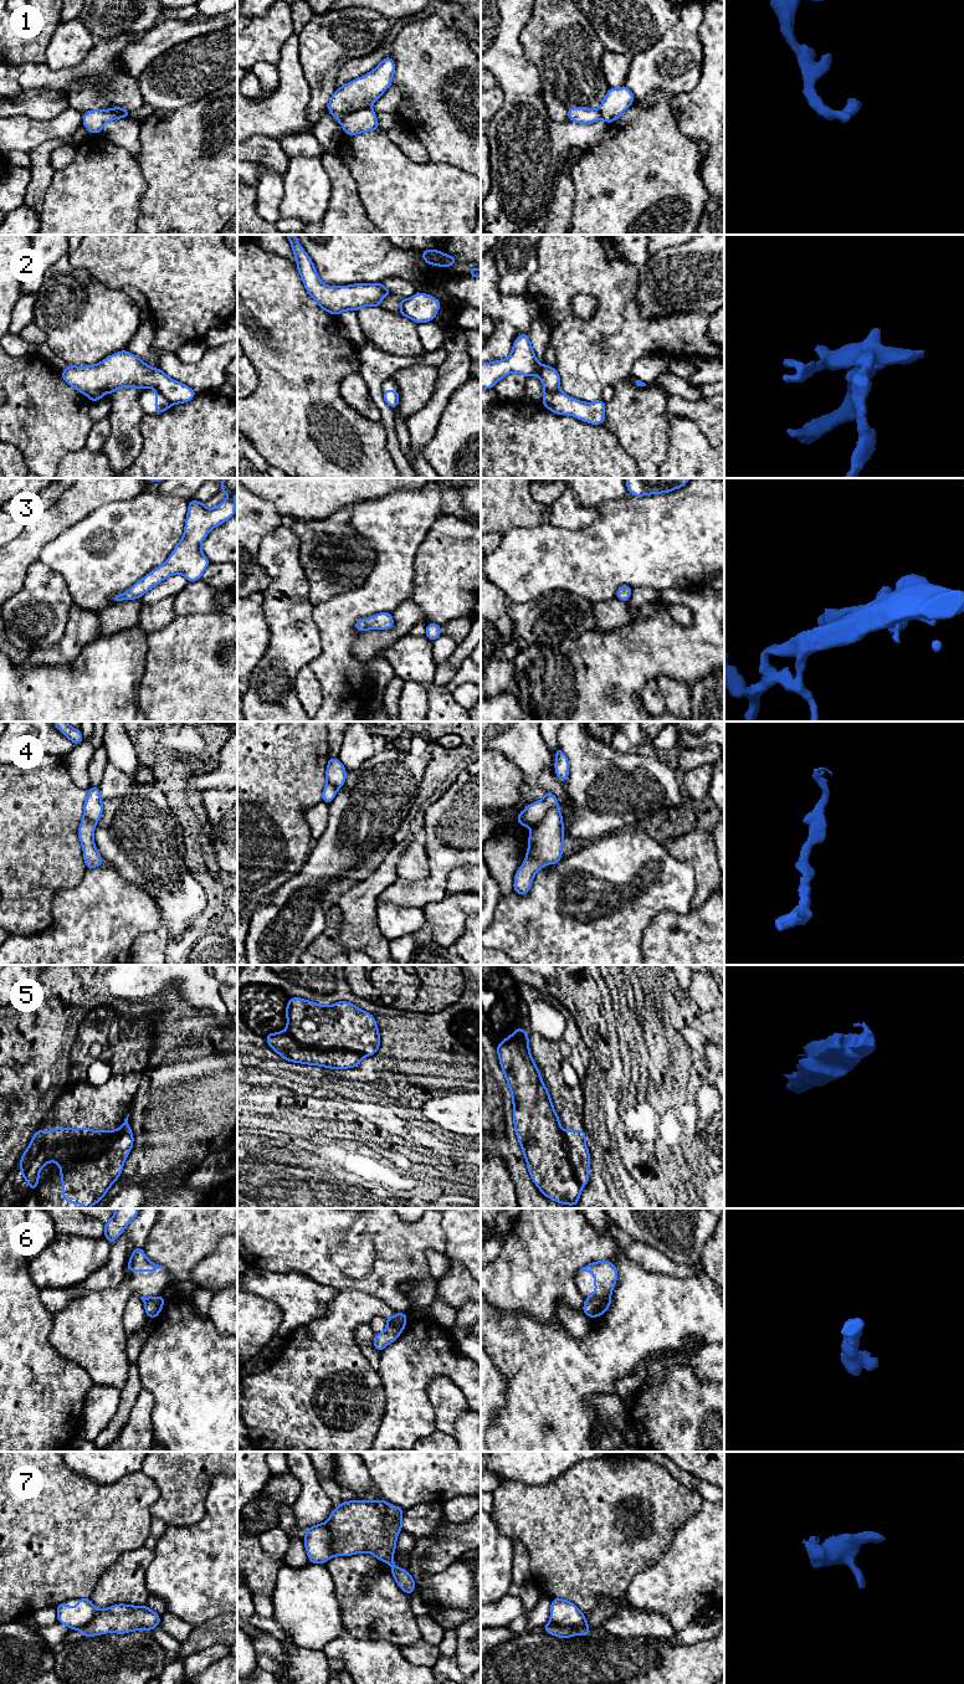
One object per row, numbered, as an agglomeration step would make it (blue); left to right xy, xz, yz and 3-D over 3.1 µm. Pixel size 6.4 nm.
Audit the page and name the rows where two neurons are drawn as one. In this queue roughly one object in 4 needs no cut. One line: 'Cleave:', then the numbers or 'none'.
Cleave: 1, 2, 4, 5, 6, 7

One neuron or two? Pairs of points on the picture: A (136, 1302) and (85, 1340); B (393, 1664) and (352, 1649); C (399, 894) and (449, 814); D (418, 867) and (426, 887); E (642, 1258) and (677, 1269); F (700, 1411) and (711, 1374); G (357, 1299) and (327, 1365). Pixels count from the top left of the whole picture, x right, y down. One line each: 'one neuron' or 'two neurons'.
A: two neurons
B: one neuron
C: one neuron
D: two neurons
E: one neuron
F: two neurons
G: one neuron

